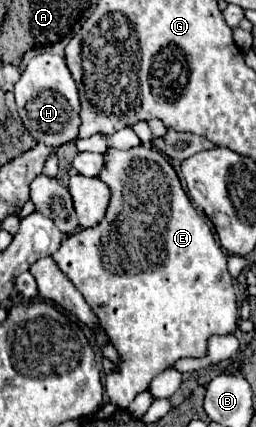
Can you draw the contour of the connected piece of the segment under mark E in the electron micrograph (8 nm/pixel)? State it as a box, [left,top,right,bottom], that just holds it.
[52,145,238,409]

